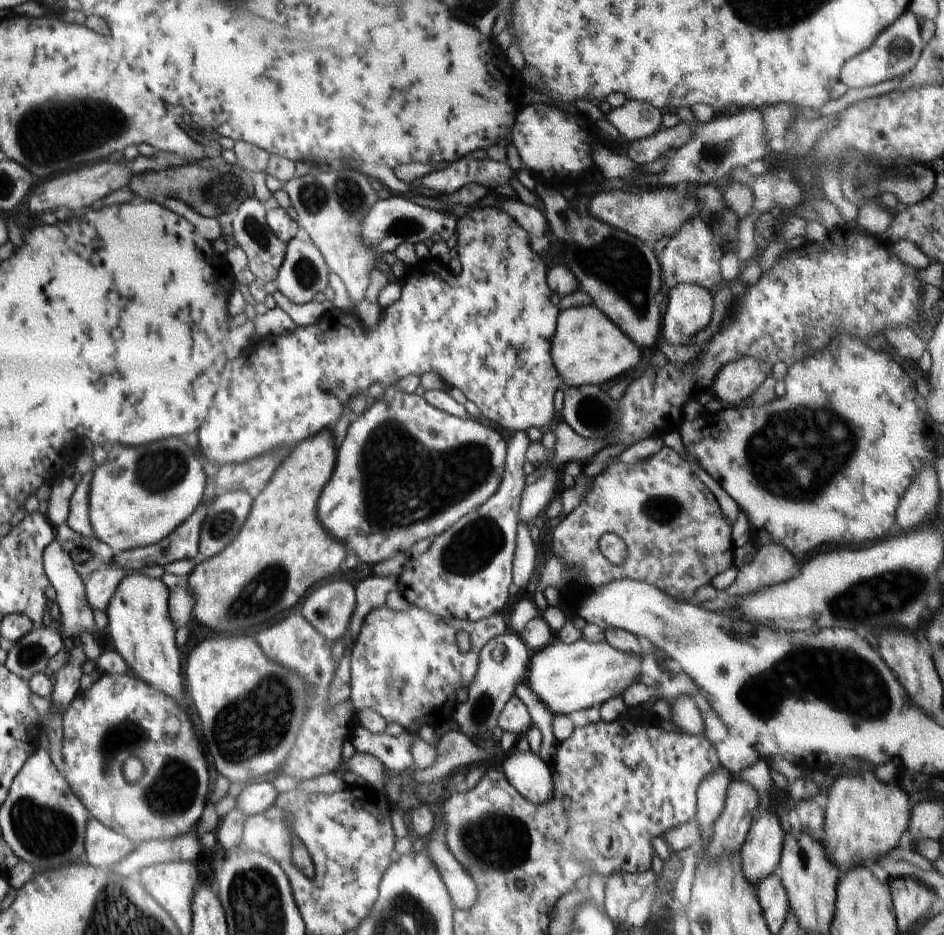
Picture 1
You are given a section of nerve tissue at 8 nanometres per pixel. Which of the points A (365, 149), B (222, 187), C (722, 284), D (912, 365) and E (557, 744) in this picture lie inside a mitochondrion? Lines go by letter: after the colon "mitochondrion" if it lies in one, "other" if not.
A: other
B: mitochondrion
C: other
D: other
E: other

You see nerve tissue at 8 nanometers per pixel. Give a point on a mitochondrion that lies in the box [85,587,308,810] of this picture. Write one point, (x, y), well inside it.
(255, 723)

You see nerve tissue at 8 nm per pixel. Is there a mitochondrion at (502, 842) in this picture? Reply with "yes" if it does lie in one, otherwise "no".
yes

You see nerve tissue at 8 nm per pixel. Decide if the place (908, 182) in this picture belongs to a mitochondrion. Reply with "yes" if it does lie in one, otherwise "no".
yes

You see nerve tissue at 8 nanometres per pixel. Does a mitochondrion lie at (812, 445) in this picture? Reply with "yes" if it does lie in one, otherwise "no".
yes

